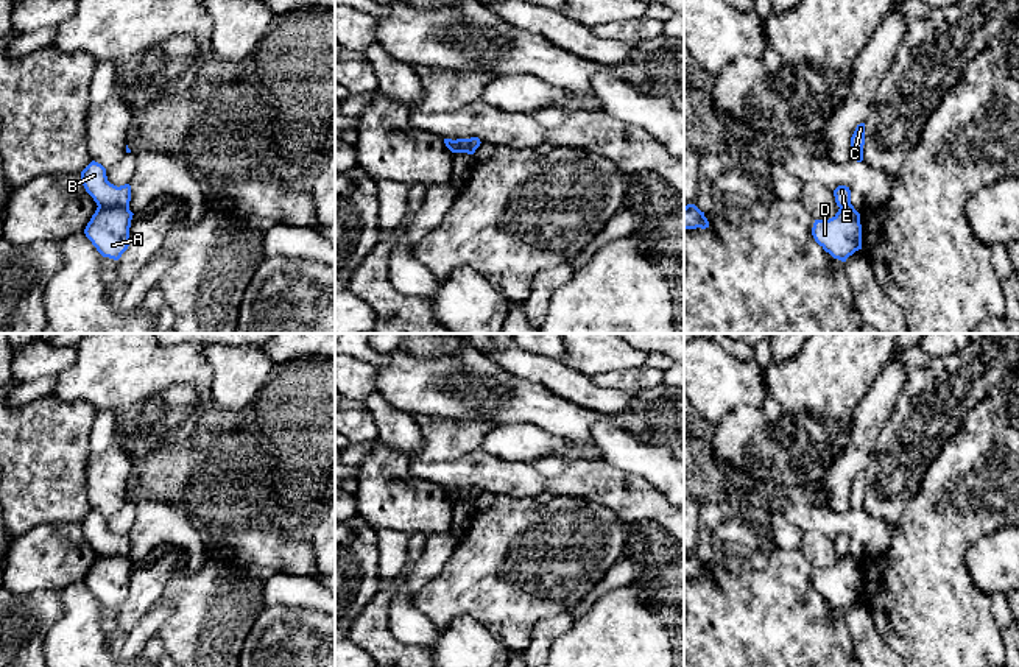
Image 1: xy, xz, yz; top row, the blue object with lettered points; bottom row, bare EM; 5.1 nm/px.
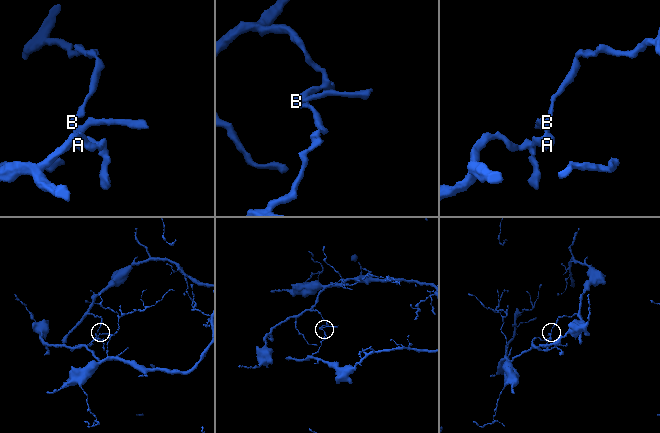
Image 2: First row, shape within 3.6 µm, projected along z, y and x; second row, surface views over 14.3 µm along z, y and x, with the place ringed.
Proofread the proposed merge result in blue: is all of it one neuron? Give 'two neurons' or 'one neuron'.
two neurons

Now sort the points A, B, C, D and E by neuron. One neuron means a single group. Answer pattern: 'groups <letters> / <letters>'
groups A D / B C E

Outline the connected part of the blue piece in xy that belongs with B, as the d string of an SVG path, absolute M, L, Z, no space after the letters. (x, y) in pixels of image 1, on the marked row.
M92 161L83 171L81 179L86 192L93 198L98 207L122 206L129 209L131 185L114 185L108 181L106 168Z

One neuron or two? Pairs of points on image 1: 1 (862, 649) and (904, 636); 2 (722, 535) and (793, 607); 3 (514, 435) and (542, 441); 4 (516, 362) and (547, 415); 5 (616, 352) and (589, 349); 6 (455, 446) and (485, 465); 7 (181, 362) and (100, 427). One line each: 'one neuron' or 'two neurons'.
1: two neurons
2: two neurons
3: one neuron
4: two neurons
5: one neuron
6: two neurons
7: two neurons

